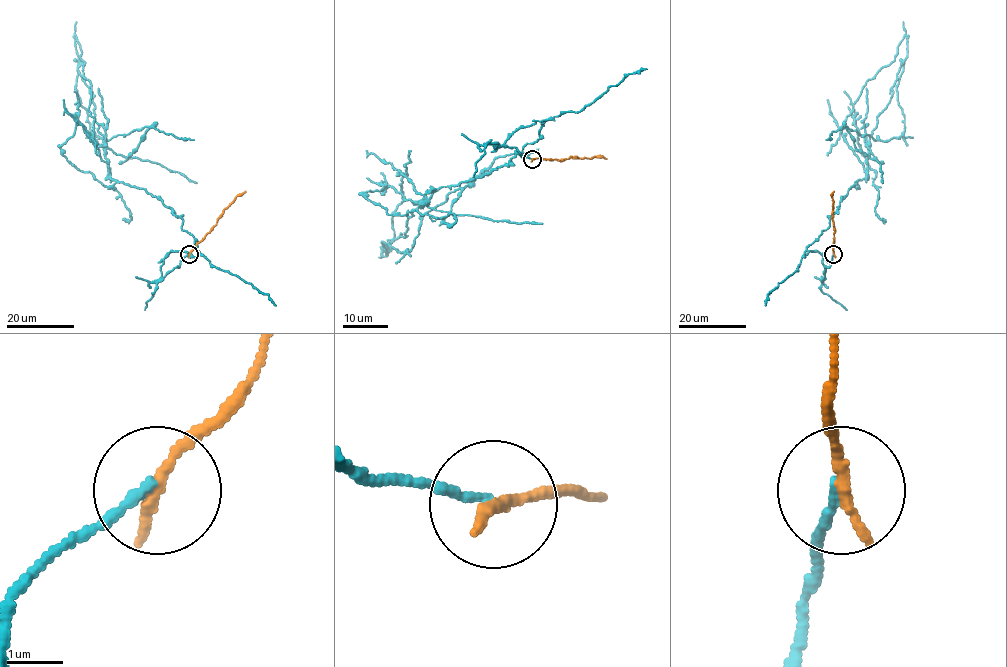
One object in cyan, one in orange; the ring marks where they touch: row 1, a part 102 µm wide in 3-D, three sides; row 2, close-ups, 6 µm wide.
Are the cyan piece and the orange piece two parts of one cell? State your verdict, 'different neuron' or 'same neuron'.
different neuron

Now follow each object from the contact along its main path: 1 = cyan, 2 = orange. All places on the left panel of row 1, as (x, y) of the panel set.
1: (189, 253), (162, 278), (172, 251), (200, 252), (170, 208), (111, 177), (75, 35), (97, 155)
2: (189, 253), (216, 223), (222, 211), (245, 191)

